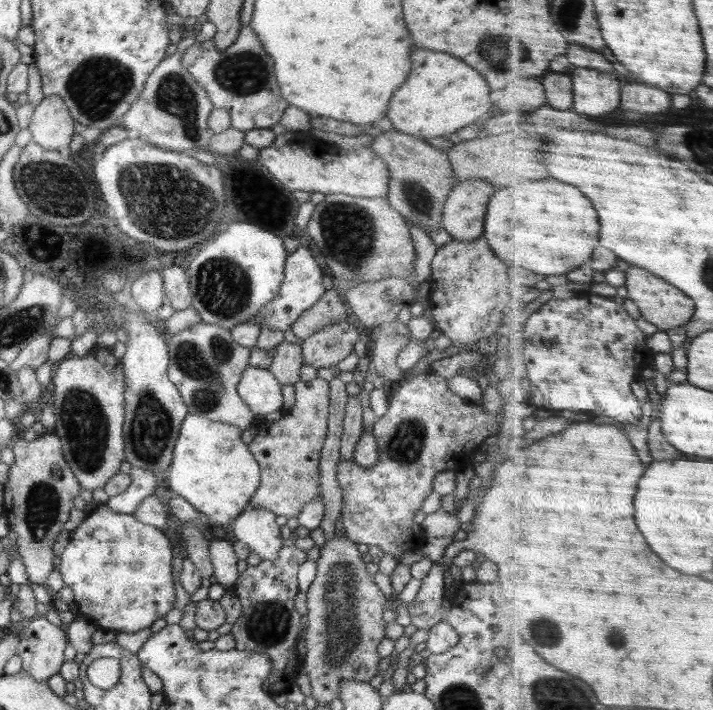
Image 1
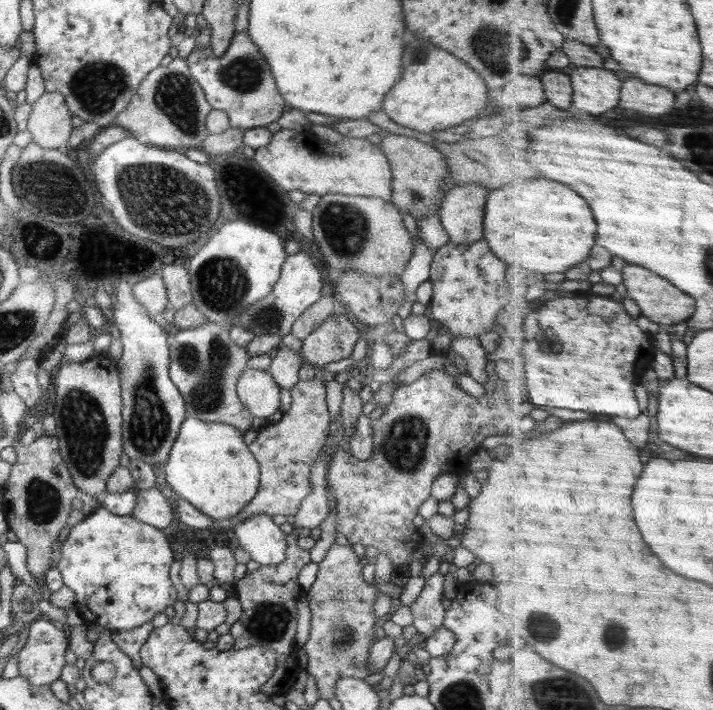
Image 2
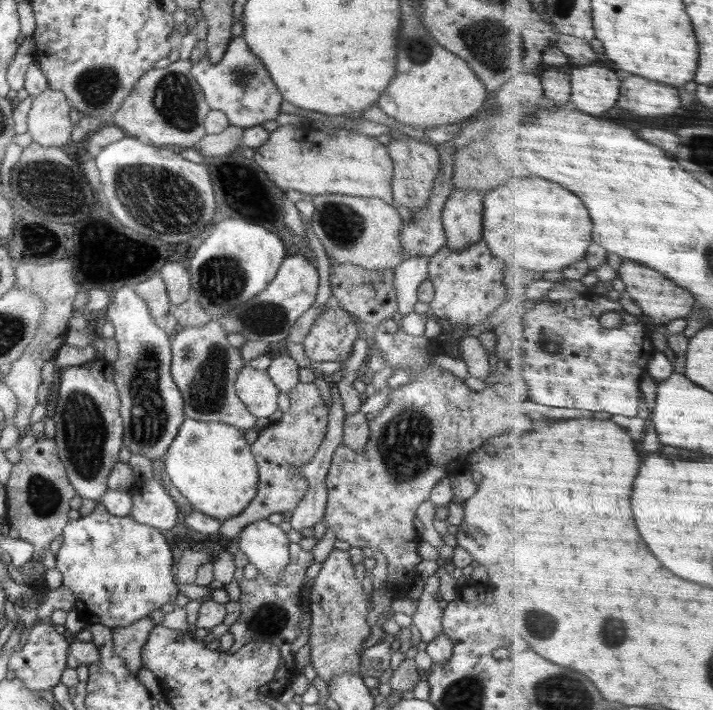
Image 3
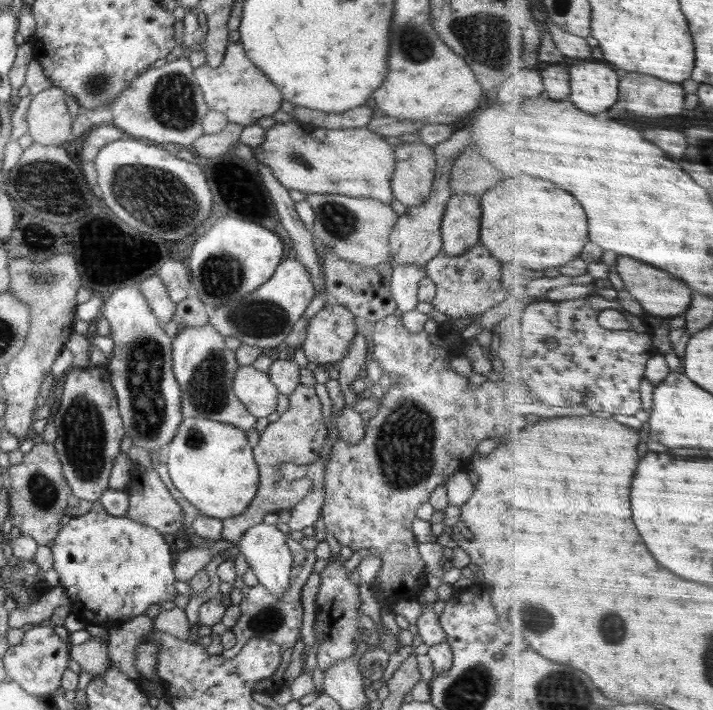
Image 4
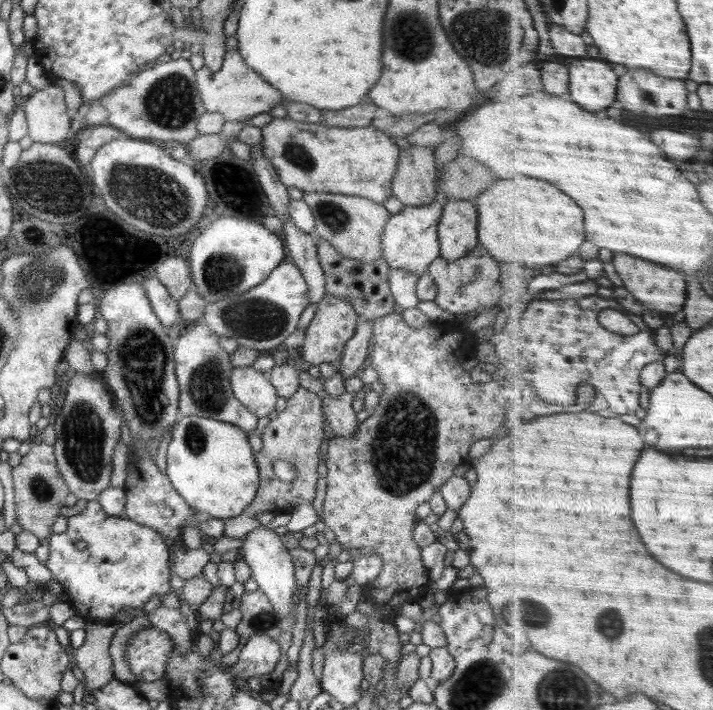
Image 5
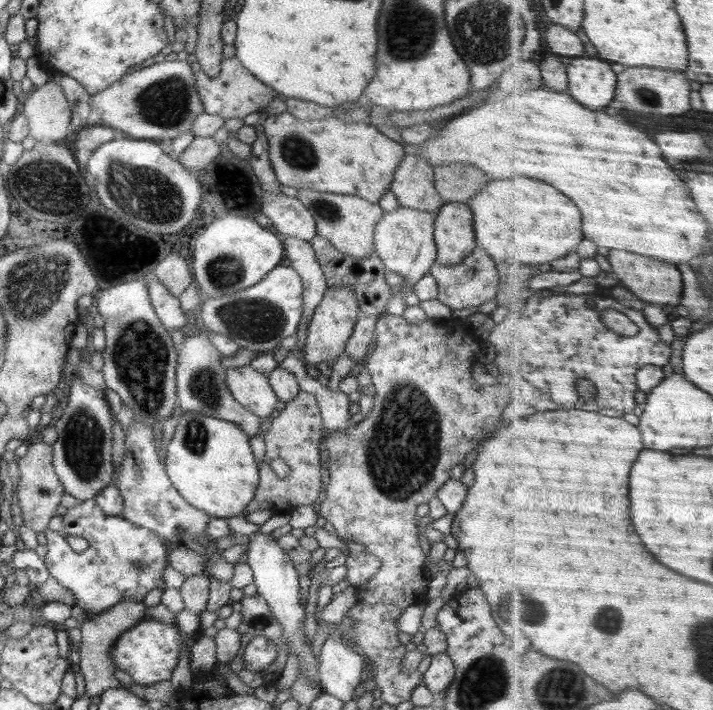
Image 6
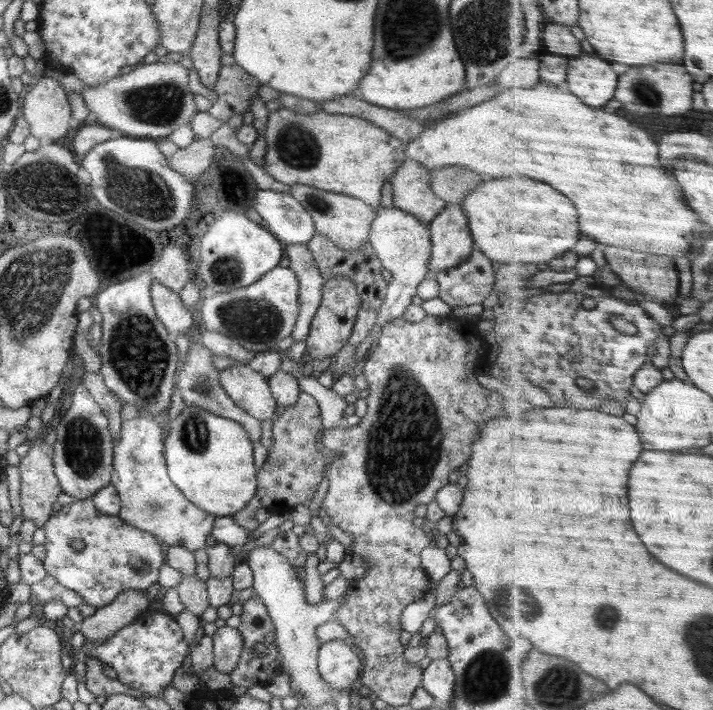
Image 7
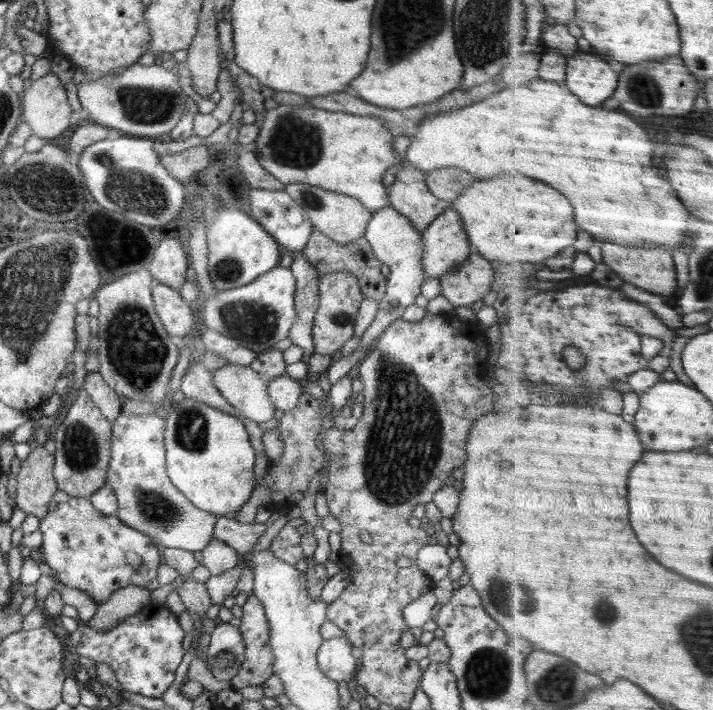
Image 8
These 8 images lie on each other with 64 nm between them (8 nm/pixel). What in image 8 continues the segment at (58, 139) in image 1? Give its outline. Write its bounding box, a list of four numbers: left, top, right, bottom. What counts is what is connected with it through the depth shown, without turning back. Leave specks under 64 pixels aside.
[21,72,73,141]

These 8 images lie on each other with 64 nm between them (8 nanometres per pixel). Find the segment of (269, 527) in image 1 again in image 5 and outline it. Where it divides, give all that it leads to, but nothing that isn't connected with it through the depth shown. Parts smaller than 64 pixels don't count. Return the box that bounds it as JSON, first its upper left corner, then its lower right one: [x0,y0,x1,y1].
[240,525,296,616]

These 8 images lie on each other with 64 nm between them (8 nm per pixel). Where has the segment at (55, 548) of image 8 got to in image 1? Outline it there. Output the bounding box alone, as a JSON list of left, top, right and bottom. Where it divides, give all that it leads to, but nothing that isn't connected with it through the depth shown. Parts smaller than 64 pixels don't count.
[55,504,176,633]

